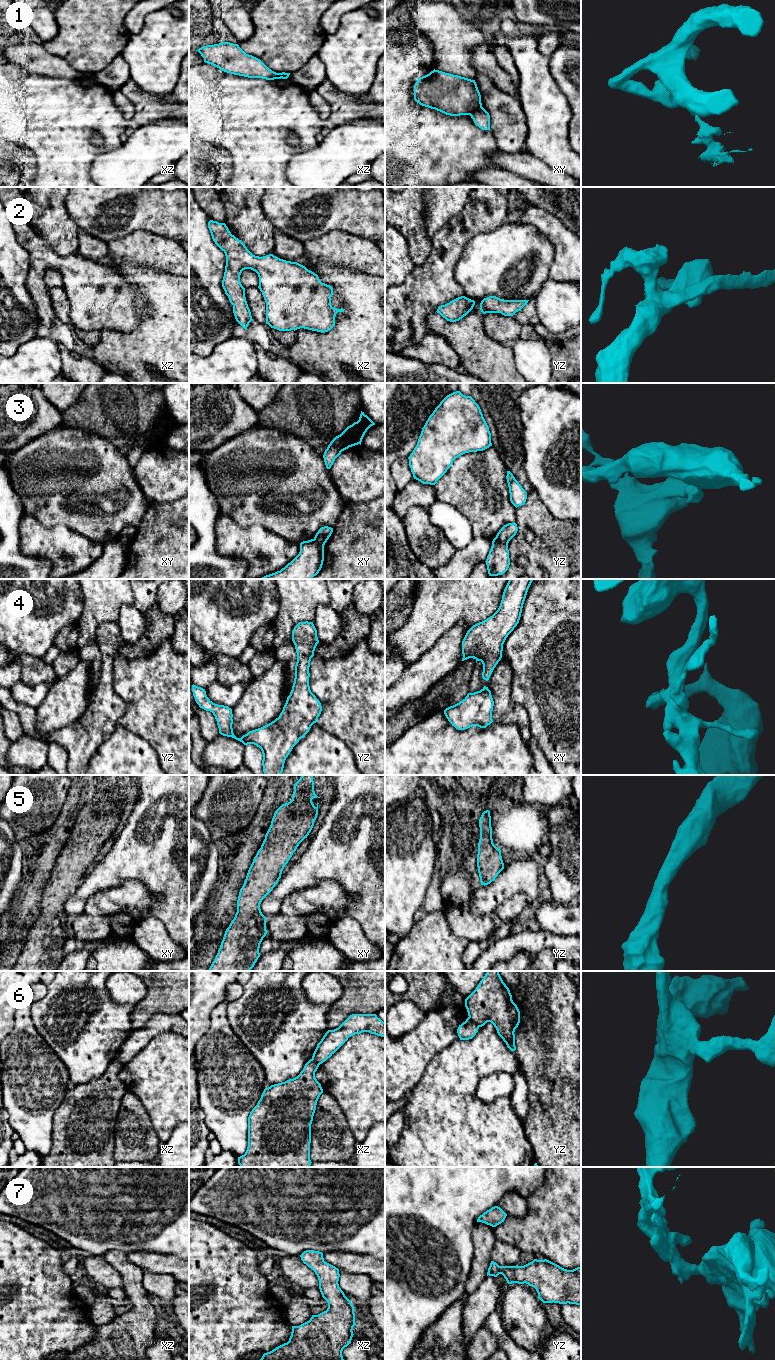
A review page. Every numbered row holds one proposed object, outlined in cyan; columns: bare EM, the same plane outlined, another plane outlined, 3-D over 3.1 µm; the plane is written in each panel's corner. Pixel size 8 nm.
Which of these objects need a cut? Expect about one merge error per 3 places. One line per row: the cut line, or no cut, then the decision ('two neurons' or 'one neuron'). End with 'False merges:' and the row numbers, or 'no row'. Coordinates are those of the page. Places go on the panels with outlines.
1: cut xy (481, 106), (469, 114); two neurons
2: cut none; one neuron
3: cut yz (493, 540), (507, 544); two neurons
4: cut none; one neuron
5: cut none; one neuron
6: cut yz (468, 1017), (478, 1027); two neurons
7: cut none; one neuron
False merges: 1, 3, 6

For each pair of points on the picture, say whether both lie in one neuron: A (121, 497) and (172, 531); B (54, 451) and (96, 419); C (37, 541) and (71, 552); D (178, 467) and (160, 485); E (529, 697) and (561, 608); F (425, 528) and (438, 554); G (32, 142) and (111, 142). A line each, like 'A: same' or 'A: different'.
A: different
B: different
C: same
D: same
E: same
F: same
G: same

